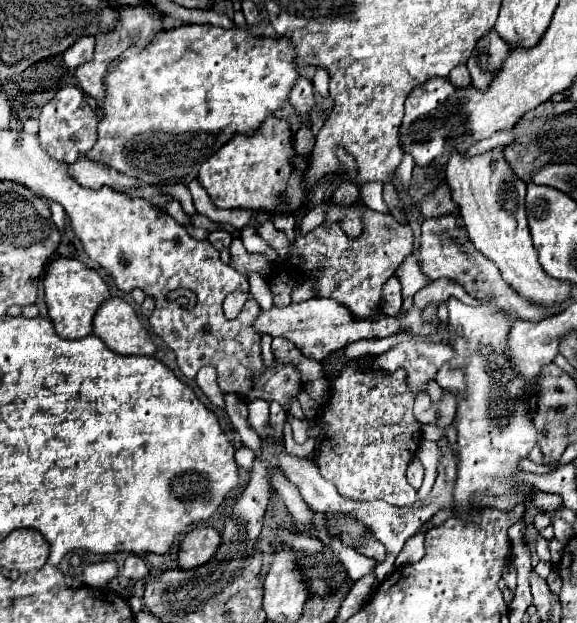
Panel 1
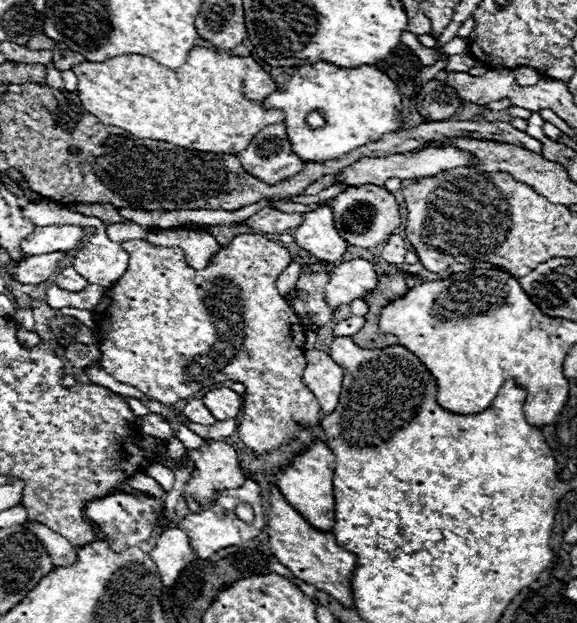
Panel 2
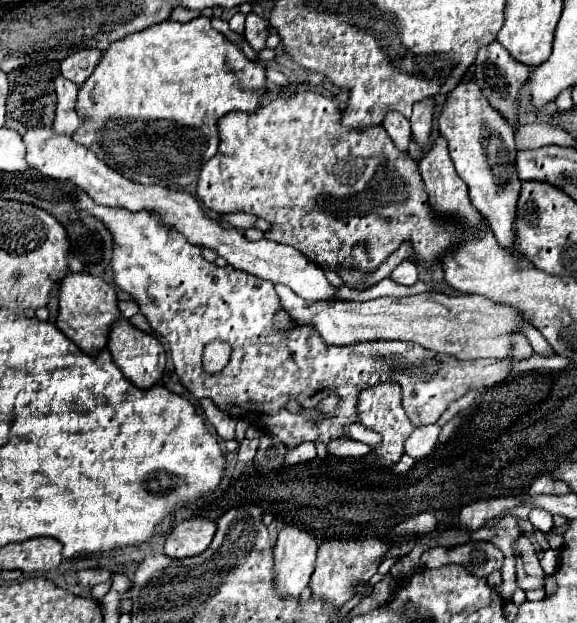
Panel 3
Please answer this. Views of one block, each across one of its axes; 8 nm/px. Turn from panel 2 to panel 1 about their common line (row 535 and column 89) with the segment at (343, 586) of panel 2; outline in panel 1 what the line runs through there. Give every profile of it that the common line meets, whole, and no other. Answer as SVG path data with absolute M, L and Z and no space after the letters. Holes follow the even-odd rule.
M52 256L44 270L44 294L50 320L62 338L82 338L92 332L92 318L102 300L110 296L106 282L92 268L66 256Z

